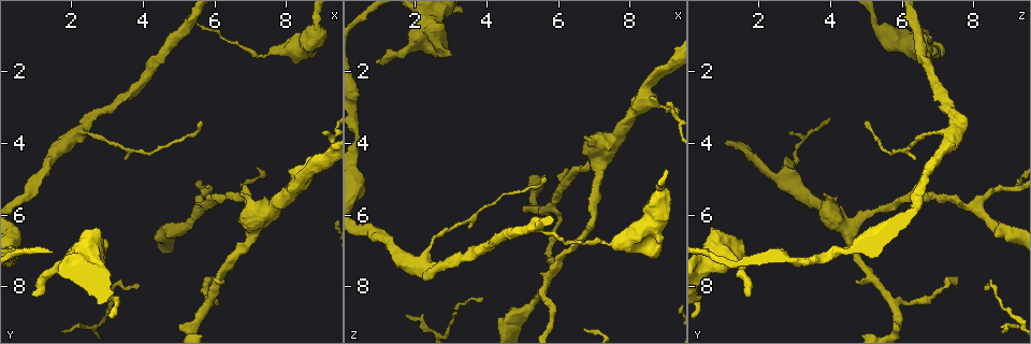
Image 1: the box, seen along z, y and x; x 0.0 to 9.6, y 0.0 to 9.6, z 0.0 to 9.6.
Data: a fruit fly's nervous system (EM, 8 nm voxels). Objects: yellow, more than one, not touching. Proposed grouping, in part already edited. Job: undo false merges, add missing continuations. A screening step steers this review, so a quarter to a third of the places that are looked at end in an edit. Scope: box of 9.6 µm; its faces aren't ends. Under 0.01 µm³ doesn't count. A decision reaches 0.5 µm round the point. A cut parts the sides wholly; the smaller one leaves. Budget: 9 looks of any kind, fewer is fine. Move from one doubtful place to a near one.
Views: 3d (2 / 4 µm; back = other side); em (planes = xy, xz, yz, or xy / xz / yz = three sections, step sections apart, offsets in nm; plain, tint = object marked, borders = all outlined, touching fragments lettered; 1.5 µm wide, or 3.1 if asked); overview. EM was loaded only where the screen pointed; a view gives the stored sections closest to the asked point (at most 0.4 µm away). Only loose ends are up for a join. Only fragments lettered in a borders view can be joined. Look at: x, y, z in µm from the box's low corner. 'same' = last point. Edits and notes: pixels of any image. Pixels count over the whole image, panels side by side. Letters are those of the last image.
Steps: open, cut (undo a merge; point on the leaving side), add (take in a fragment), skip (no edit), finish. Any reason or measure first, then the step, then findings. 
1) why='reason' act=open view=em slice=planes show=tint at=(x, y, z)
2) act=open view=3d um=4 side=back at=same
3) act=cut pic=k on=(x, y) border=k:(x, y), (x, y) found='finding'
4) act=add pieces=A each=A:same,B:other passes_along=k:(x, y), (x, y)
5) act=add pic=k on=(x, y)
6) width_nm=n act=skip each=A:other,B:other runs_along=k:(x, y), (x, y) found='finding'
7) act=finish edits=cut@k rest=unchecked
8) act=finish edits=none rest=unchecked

why='tapers out' act=open view=em slice=xy step=4 show=borders at=(8.95, 3.75, 2.90)

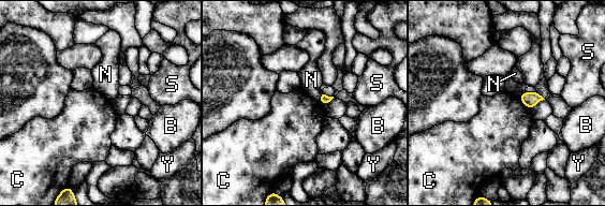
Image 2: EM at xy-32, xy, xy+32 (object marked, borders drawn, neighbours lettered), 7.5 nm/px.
act=skip each=B:other,C:other,N:other,S:other,Y:other border=2:(518, 97), (530, 109) found='none of them fits'

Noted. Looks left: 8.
why='calibre changes' act=open view=3d um=4 at=(7.20, 1.55, 6.70)

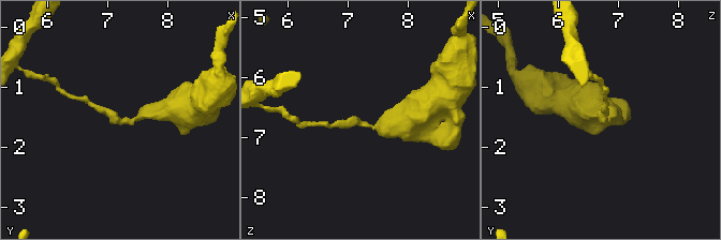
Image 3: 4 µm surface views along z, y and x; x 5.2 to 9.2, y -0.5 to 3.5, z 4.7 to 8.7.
why='need the tissue' act=open view=em slice=planes show=borders at=(7.20, 1.55, 6.70)

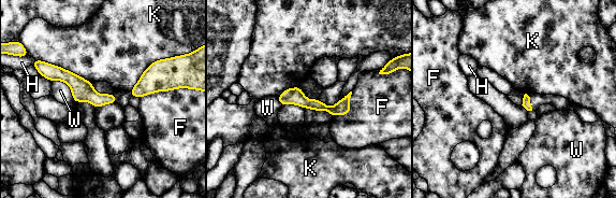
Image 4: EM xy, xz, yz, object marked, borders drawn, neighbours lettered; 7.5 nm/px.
act=cut pic=4 on=(342, 107) each=F:other,H:other,K:other,W:other border=4:(334, 107), (336, 113) found='a second neuron is stuck on'

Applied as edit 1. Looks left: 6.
why='see it whole again' act=open view=overview

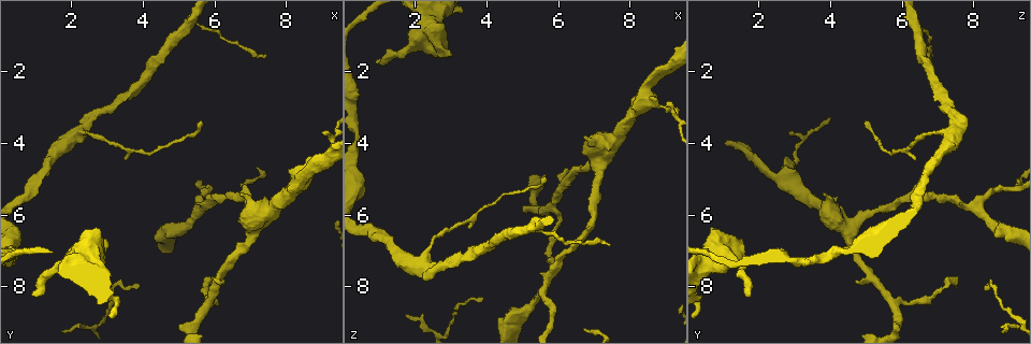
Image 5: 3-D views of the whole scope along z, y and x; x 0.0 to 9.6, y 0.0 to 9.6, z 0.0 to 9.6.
why='branch stops here' act=open view=3d um=2 at=(3.80, 8.10, 8.30)

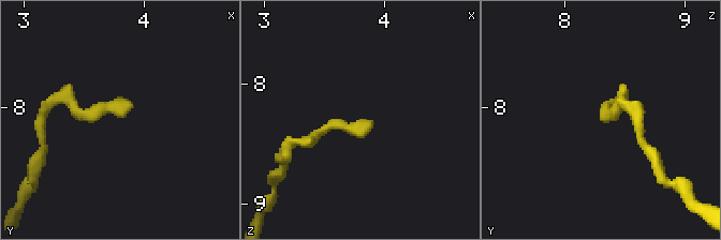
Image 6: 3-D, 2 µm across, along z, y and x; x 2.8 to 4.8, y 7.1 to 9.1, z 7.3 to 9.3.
why='now the EM' act=open view=em slice=xy step=4 show=borders at=(3.80, 8.06, 8.30)

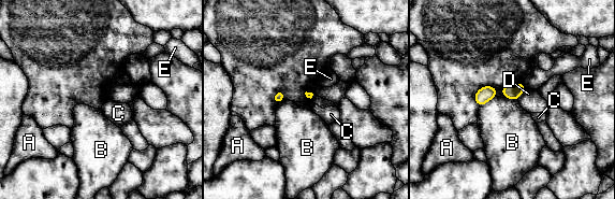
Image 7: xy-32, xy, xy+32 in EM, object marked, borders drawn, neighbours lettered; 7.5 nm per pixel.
act=open view=em slice=planes show=borders at=same

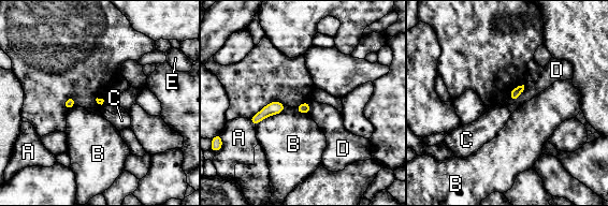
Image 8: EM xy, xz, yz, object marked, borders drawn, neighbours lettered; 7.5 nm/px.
longest_contact=B:280nm act=skip each=A:other,B:other,C:other,D:other,E:other border=8:(285, 105), (256, 126) found='none of them fits'

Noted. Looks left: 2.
act=open view=em slice=xz step=4 show=tint at=(0.90, 8.25, 1.75)

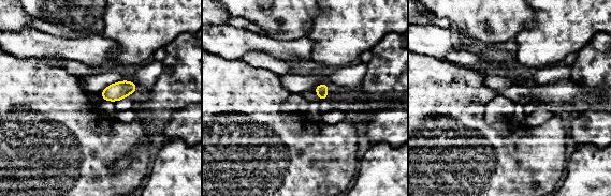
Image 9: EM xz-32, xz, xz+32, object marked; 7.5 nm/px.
why='cut it another way' act=open view=em slice=planes show=borders at=same

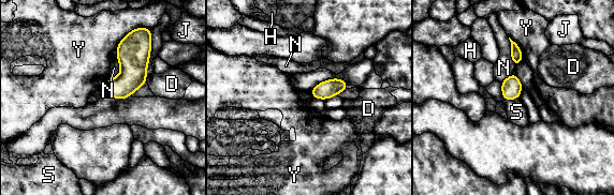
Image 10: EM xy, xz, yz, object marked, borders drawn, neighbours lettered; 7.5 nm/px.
act=skip each=D:other,H:other,J:other,N:other,S:other,Y:other border=10:(105, 94), (118, 99), (130, 96) found='none of them fits'

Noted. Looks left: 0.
act=finish edits=cut@4 rest=unchecked

